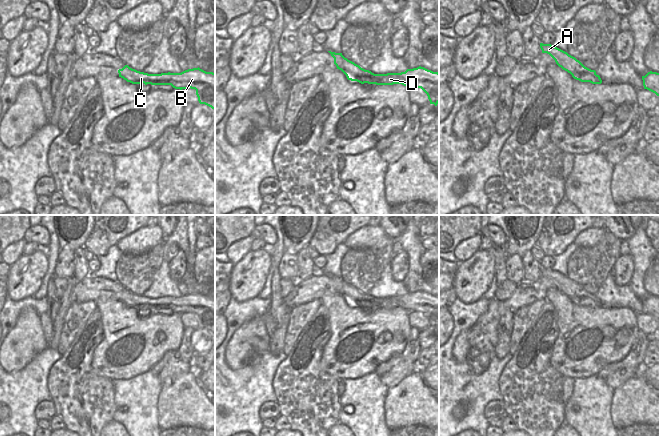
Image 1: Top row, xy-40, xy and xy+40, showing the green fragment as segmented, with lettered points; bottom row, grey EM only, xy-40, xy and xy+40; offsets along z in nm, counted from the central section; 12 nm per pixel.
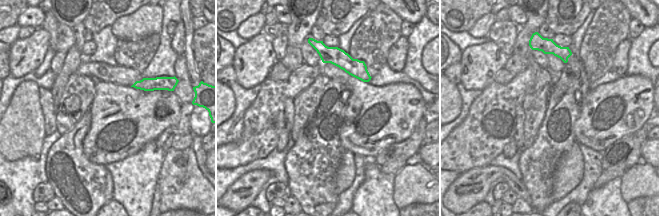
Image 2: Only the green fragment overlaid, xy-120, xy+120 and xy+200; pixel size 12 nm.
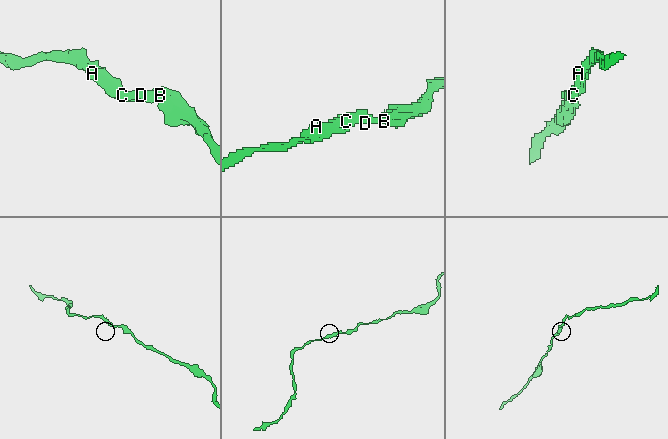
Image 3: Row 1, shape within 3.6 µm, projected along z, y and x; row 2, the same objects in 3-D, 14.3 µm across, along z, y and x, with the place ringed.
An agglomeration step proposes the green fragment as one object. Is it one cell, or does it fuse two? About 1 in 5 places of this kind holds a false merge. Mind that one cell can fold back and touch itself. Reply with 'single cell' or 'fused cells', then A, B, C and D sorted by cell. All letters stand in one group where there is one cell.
single cell; groups A B C D

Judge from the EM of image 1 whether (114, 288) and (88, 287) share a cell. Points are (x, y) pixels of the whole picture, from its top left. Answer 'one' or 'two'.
one

